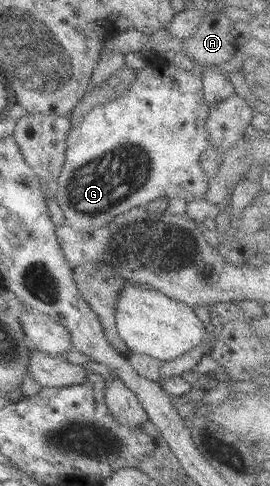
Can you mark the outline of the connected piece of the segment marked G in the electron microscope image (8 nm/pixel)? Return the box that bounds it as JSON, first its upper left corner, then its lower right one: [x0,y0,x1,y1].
[54,63,208,232]

